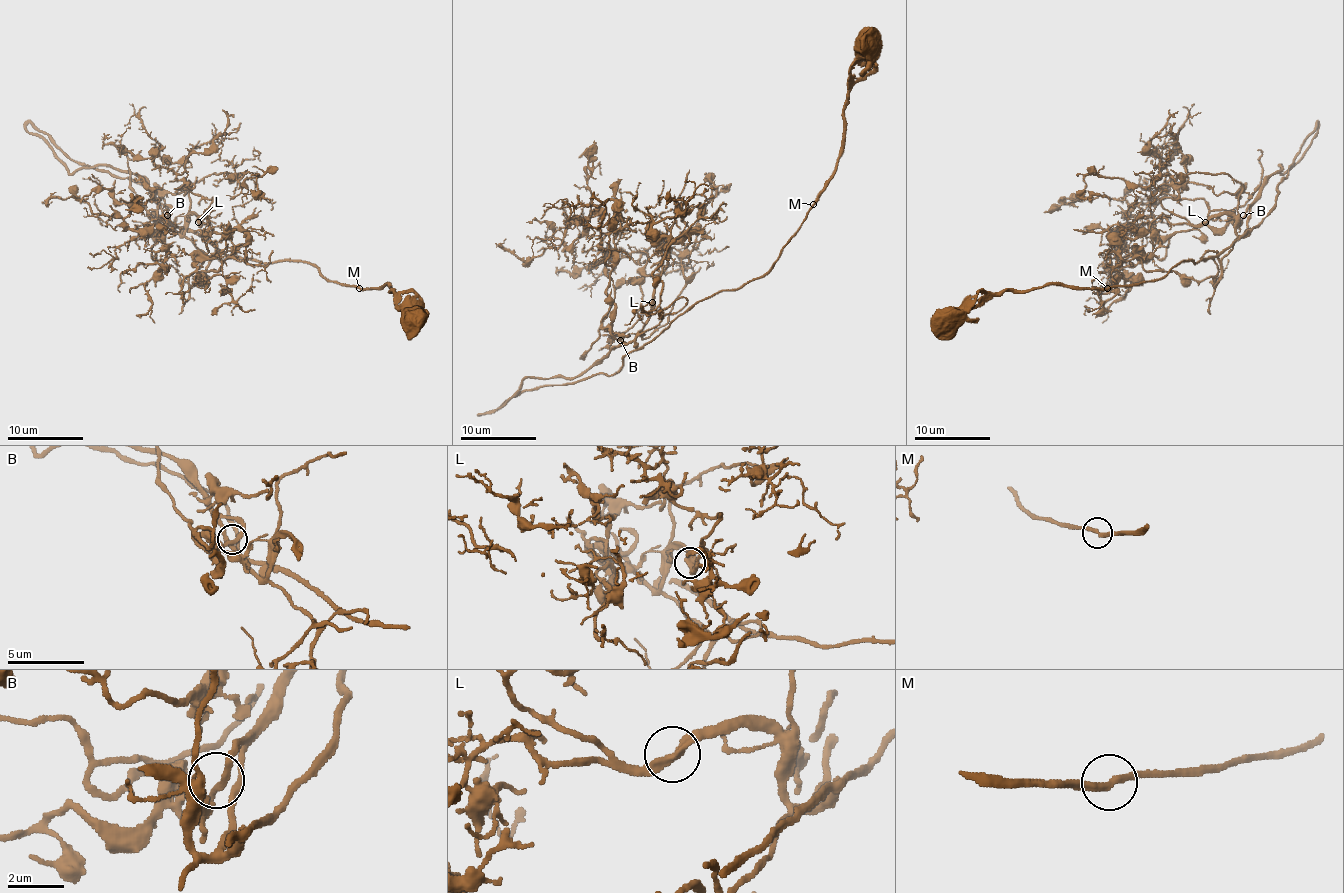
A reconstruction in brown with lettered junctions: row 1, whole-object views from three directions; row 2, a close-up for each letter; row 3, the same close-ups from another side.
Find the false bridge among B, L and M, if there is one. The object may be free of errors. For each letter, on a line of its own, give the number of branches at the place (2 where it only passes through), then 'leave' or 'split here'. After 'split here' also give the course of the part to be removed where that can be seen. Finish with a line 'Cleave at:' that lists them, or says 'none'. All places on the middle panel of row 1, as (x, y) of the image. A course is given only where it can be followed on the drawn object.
B: 2 | leave
L: 2 | leave
M: 2 | leave
Cleave at: none

